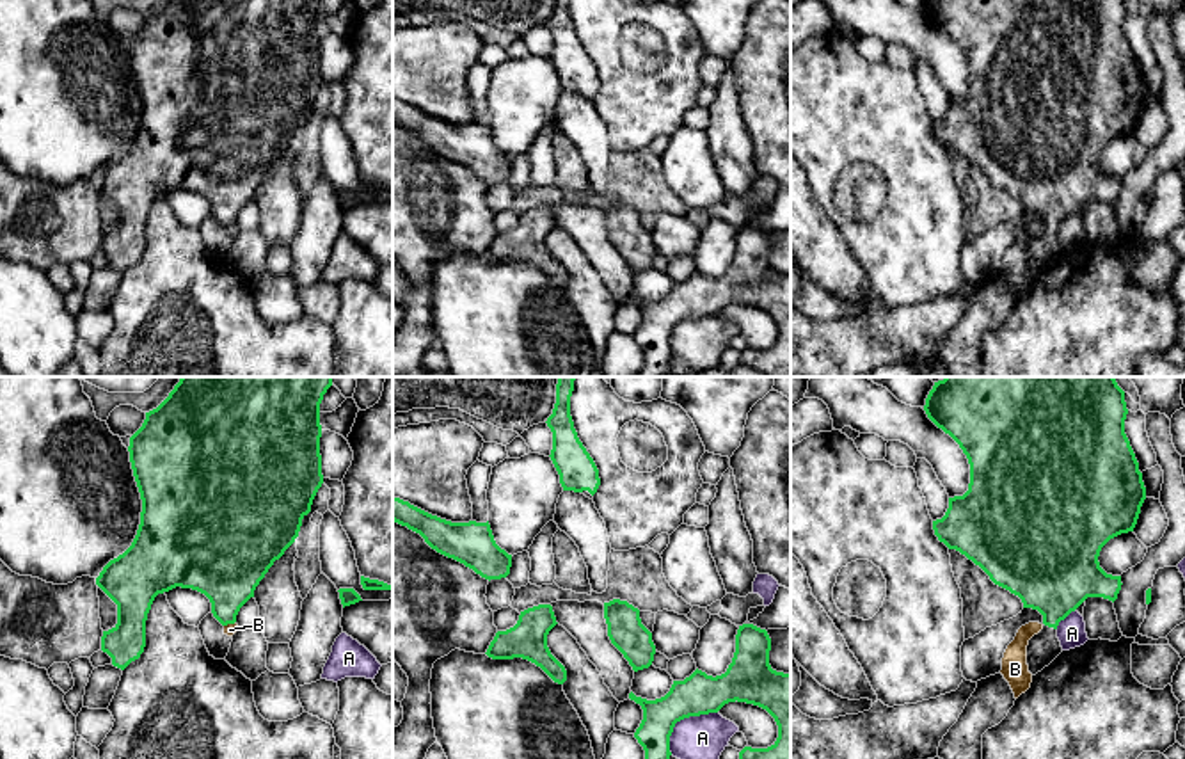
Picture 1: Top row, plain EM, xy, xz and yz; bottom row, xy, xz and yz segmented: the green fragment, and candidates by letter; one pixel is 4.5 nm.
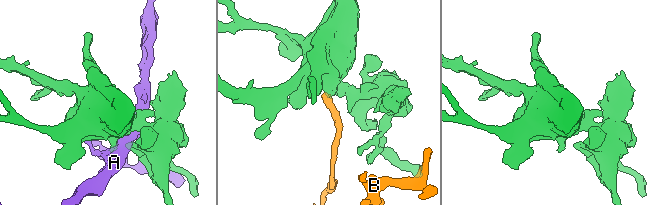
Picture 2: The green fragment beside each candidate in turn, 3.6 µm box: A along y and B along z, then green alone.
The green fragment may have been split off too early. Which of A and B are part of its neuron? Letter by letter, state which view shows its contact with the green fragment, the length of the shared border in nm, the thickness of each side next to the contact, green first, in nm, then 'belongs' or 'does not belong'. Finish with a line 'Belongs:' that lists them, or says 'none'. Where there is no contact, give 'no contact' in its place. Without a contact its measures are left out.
A: xz | 300 nm | 190/220 nm | does not belong
B: xy | 60 nm | 320/60 nm | does not belong
Belongs: none

